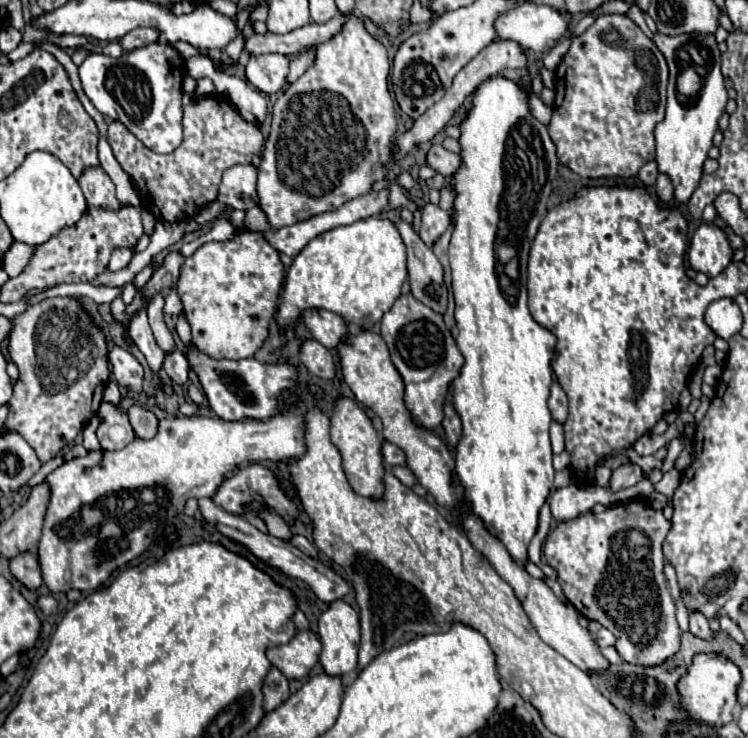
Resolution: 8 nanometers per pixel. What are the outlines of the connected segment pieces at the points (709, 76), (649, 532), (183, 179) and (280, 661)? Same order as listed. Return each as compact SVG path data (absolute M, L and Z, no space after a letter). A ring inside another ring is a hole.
M657 34L653 38L657 48L663 52L669 64L669 86L667 86L667 114L661 124L655 128L655 142L657 142L657 166L661 174L667 174L673 182L675 188L675 202L677 204L687 204L691 194L695 192L695 186L699 186L699 178L703 176L703 164L709 158L709 148L713 146L713 134L717 130L717 120L725 110L727 104L727 90L723 86L723 76L719 70L721 64L721 54L715 44L715 36L701 36L701 34L691 34L691 36L663 36ZM691 38L691 54L685 50L681 52L681 47ZM683 66L691 66L699 78L701 78L701 88L695 96L687 98L677 92L677 78L683 72Z
M629 500L617 506L607 508L601 514L587 512L571 522L557 524L555 530L549 532L543 556L551 568L557 572L557 582L561 584L567 600L577 608L577 612L589 620L597 620L603 628L611 630L617 638L617 652L625 662L635 666L659 666L671 658L671 654L679 652L681 630L675 620L675 602L665 586L665 556L661 550L663 538L667 538L667 530L671 530L671 522L651 508L649 500Z
M203 96L185 106L183 114L183 142L171 154L157 154L147 150L121 122L109 124L107 138L117 162L131 176L141 194L143 206L163 222L191 220L195 212L213 202L221 176L227 168L247 164L261 154L263 134L259 126L241 118L241 114L225 98Z
M297 630L291 642L267 648L267 658L277 666L289 680L303 680L309 670L317 664L321 652L321 642L311 630Z

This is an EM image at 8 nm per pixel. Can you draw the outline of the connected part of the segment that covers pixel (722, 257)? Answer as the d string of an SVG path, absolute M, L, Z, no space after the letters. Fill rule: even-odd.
M701 224L691 238L687 258L695 272L703 272L707 278L719 276L731 262L727 234L713 224Z

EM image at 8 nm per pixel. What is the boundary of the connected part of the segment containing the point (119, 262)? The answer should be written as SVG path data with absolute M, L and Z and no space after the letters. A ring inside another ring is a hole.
M115 248L111 254L111 262L109 262L109 270L121 270L125 268L133 258L133 252L129 248Z

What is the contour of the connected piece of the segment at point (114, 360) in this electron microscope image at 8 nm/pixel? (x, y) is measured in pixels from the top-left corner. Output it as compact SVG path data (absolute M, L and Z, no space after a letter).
M113 346L109 350L109 362L113 366L113 374L121 386L131 390L133 394L143 392L143 366L121 346Z

